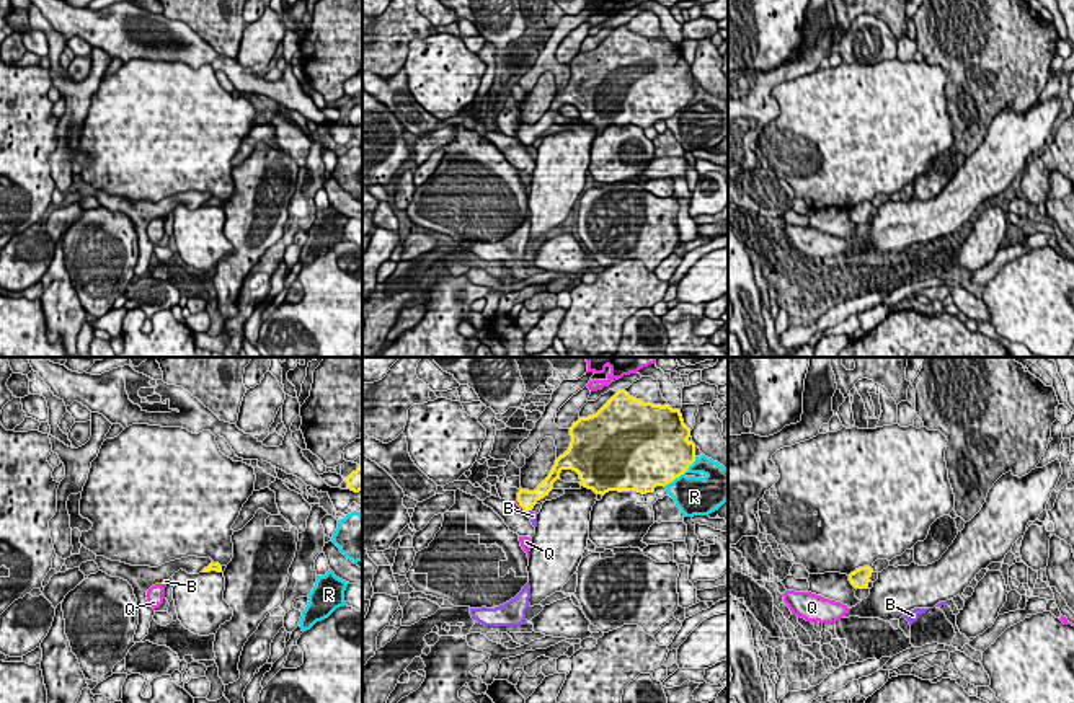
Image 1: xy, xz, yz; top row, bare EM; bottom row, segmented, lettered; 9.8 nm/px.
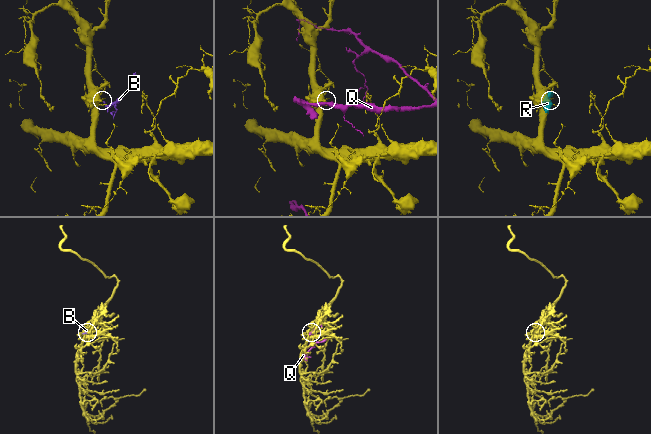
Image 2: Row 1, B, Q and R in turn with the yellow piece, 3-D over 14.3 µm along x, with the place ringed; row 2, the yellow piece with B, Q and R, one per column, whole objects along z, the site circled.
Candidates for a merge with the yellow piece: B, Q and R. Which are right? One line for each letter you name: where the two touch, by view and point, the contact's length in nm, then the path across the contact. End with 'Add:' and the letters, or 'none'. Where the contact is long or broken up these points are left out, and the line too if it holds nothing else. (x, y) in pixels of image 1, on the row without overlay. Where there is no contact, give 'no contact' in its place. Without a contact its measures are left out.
Add: none

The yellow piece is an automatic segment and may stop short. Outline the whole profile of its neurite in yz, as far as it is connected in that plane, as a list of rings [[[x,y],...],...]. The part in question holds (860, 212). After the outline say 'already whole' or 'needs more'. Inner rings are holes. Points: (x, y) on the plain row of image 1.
[[[870,201],[859,202],[849,209],[849,215],[855,223],[867,223],[872,207],[873,204]]]; already whole

